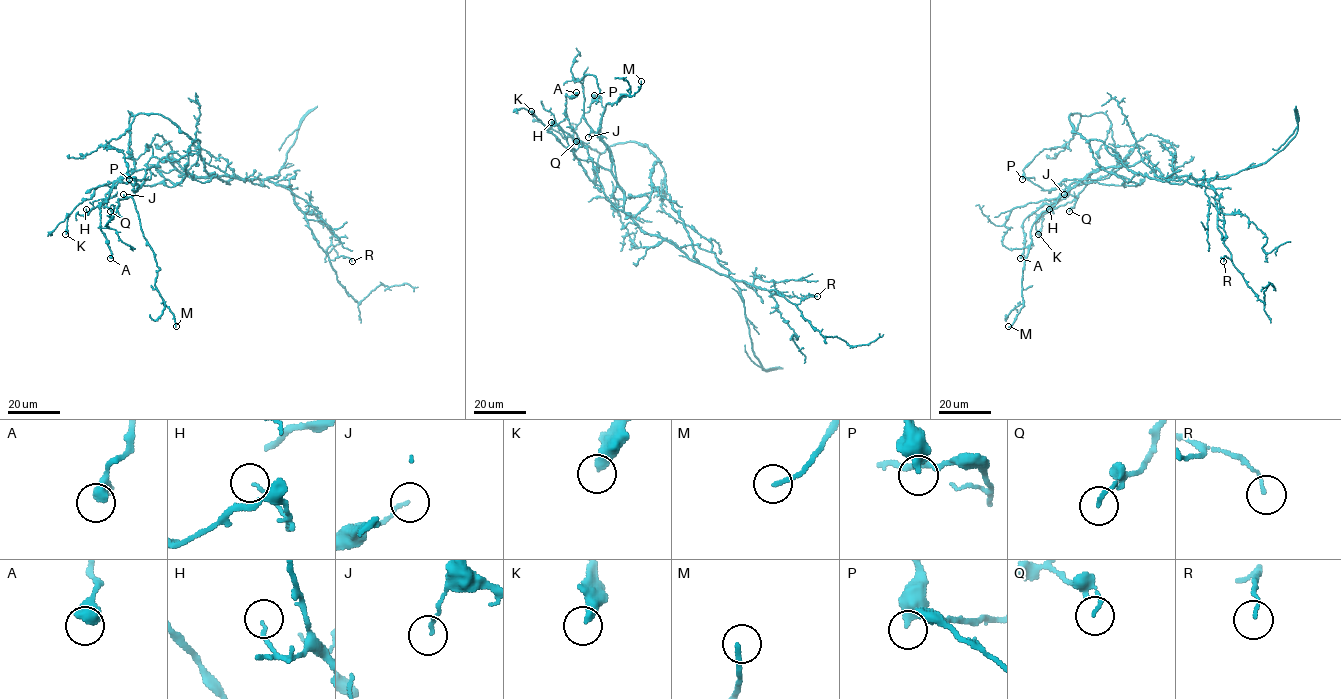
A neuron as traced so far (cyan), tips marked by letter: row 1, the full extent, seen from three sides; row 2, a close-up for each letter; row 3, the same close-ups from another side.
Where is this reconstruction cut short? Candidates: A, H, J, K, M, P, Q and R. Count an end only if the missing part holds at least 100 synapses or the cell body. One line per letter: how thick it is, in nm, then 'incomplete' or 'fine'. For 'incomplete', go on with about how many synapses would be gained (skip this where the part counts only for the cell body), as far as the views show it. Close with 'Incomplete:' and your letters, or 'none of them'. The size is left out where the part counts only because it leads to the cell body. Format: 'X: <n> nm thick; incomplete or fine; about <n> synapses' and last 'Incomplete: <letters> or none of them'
A: 550 nm thick; fine
H: 110 nm thick; fine
J: 110 nm thick; fine
K: 360 nm thick; fine
M: 180 nm thick; fine
P: 420 nm thick; fine
Q: 130 nm thick; fine
R: 110 nm thick; fine
Incomplete: none of them

